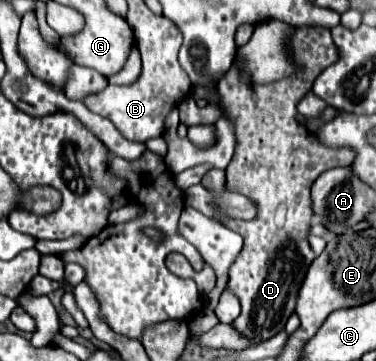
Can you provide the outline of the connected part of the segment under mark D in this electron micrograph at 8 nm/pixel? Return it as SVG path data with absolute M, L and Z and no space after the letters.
M299 27L297 33L291 37L291 53L295 63L299 65L299 71L287 79L269 83L269 85L257 85L251 87L241 81L235 65L223 75L223 79L217 83L219 99L223 105L223 111L231 125L235 125L235 155L227 167L227 189L237 191L245 197L249 197L257 205L257 215L251 221L239 221L239 219L227 219L225 225L233 231L237 231L243 237L243 249L239 253L239 259L231 263L229 269L229 281L225 289L231 289L241 303L241 315L233 321L233 327L243 333L249 339L255 339L257 343L271 339L275 333L283 331L289 315L295 311L297 293L301 287L301 281L307 273L307 267L315 259L307 235L309 235L309 221L313 217L311 209L311 195L309 189L313 181L331 167L347 167L351 165L355 153L351 149L331 149L325 147L309 135L303 125L295 121L297 115L297 103L303 99L307 89L311 89L313 81L317 79L319 71L323 71L327 65L337 61L337 47L331 39L329 29L323 27Z

